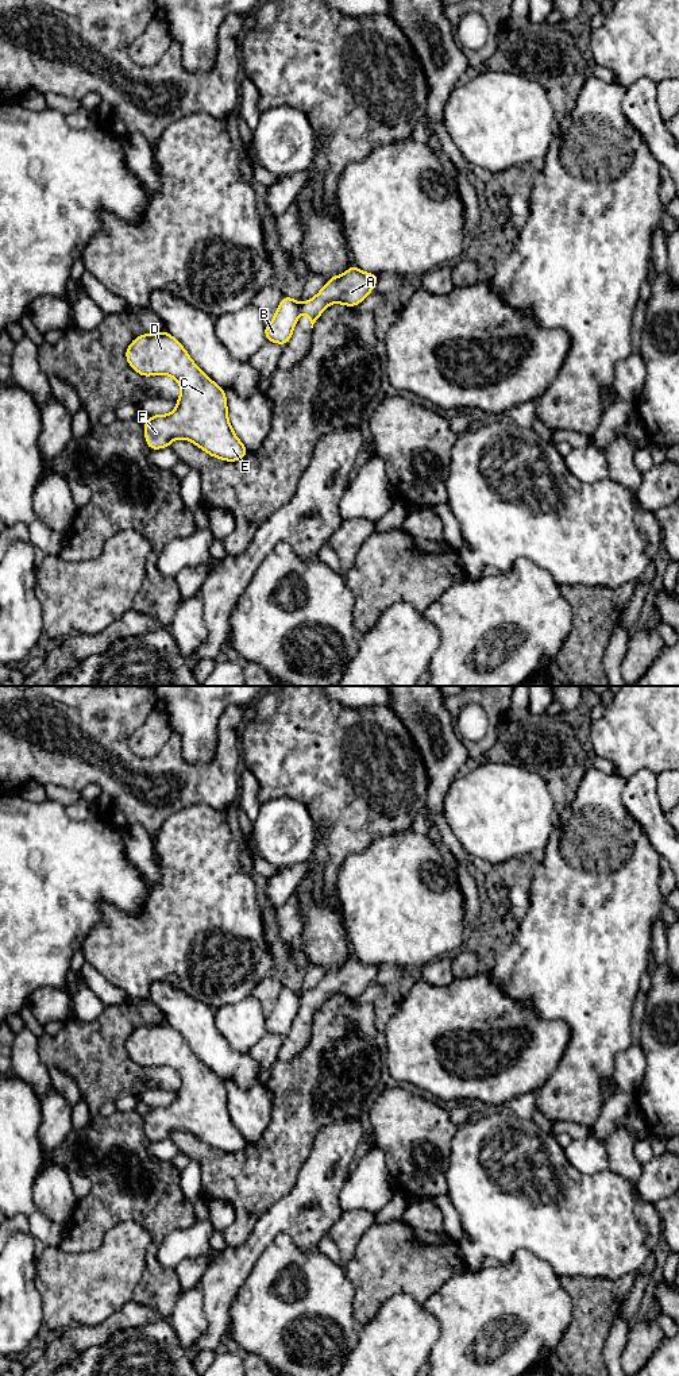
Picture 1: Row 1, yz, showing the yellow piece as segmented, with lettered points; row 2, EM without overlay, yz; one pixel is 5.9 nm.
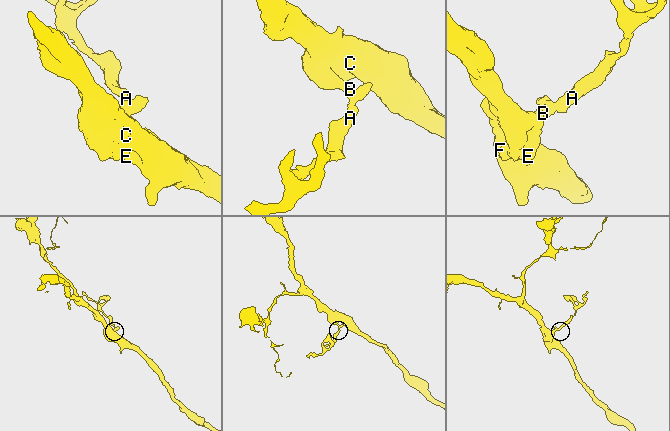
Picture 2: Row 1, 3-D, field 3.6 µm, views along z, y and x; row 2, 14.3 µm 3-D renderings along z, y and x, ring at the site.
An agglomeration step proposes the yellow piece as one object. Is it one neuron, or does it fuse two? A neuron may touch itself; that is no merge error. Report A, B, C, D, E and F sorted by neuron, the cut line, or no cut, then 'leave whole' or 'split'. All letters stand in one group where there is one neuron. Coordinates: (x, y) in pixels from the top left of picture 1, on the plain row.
A / B C D E F | yz (300, 995), (301, 1002) | split

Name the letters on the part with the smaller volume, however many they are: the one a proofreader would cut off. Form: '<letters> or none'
A

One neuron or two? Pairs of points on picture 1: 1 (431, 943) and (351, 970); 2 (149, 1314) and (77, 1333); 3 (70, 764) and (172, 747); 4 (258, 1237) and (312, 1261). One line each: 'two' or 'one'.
1: two
2: one
3: one
4: two

